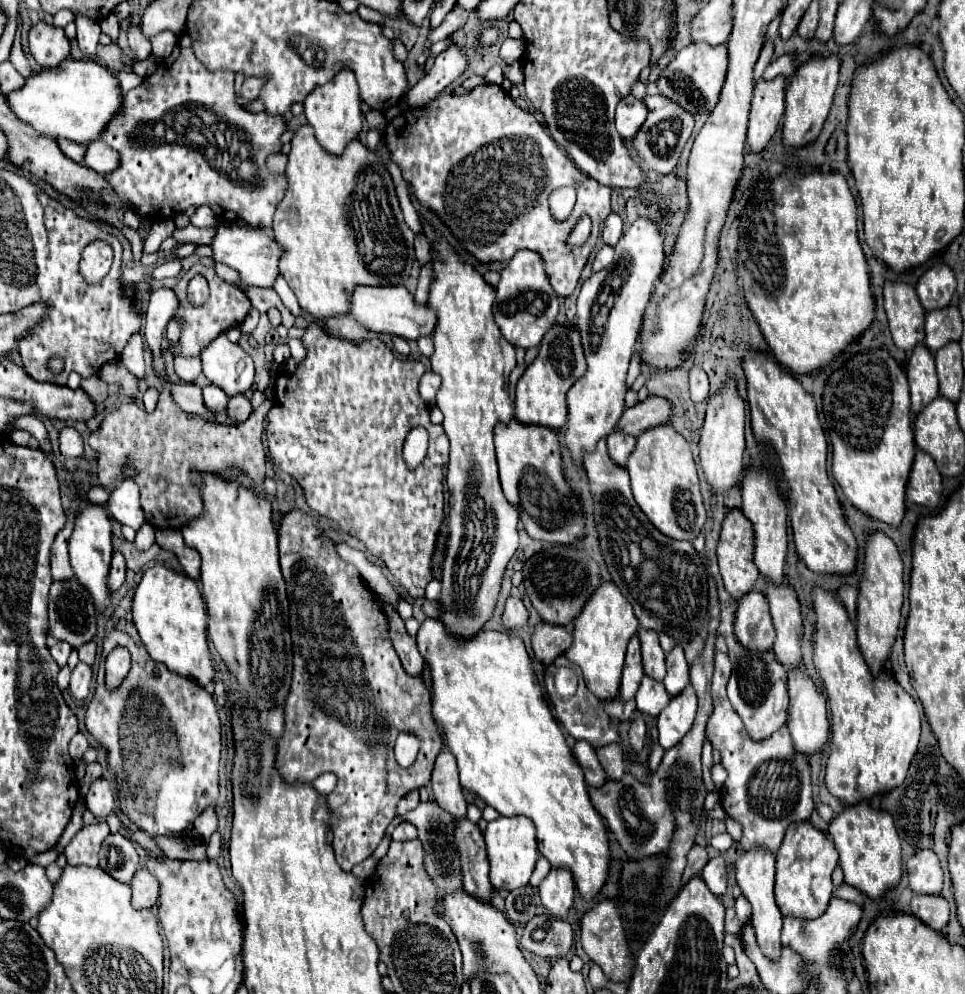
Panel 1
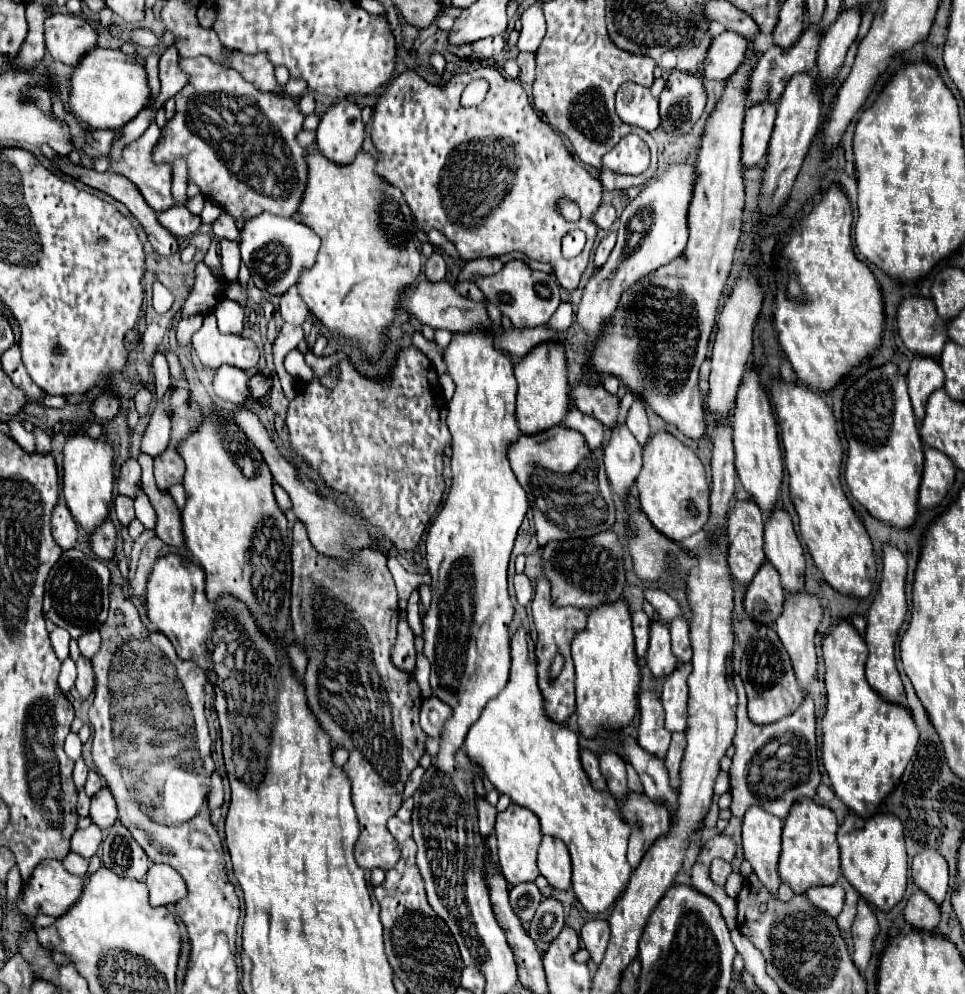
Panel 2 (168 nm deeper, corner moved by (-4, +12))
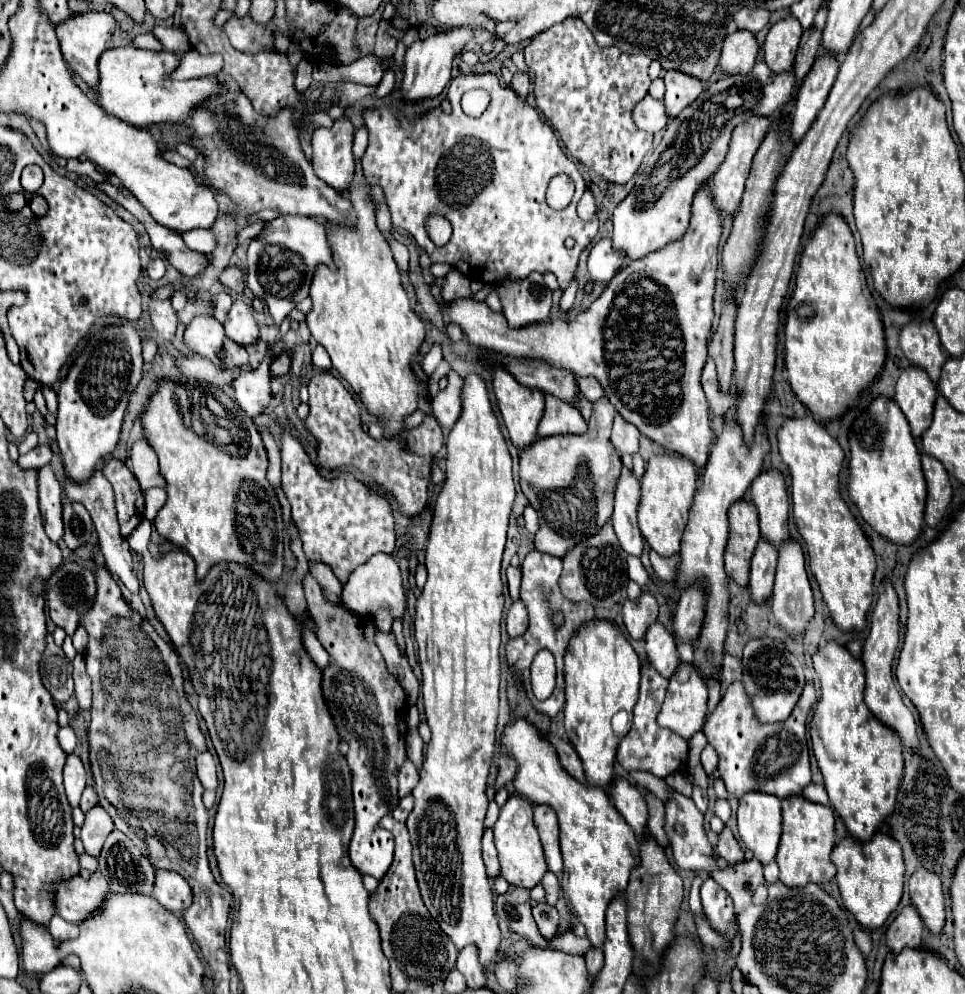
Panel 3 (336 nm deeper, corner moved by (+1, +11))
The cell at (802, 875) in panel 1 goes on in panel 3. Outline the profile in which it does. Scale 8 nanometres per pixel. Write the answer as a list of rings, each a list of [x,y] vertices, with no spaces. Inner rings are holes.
[[[789,795],[783,801],[783,835],[777,851],[779,881],[787,887],[805,887],[807,883],[829,883],[835,877],[831,851],[835,847],[835,813],[829,805],[813,803],[803,795]]]

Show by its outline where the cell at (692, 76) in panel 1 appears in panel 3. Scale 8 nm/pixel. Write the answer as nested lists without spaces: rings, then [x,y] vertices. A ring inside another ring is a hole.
[[[735,31],[733,35],[727,35],[721,51],[719,65],[727,75],[745,75],[753,69],[759,57],[759,43],[753,33],[749,31]]]

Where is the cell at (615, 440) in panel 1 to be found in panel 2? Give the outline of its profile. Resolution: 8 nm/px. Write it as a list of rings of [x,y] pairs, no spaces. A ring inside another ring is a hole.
[[[624,424],[612,428],[604,444],[604,464],[612,486],[624,500],[626,490],[634,484],[642,468],[642,446]]]

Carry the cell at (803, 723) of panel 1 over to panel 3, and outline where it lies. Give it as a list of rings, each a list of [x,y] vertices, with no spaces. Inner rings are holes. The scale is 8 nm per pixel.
[[[787,539],[779,547],[779,563],[777,563],[777,573],[775,573],[775,589],[773,589],[773,615],[779,621],[781,629],[787,631],[789,635],[799,635],[803,633],[805,625],[811,621],[815,607],[813,607],[813,593],[811,585],[807,579],[805,571],[805,557],[803,549],[795,539]]]

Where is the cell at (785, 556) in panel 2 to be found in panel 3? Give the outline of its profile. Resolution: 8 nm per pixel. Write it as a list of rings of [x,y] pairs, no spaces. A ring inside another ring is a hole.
[[[773,467],[761,471],[757,479],[753,479],[749,493],[759,511],[761,535],[779,547],[785,539],[789,539],[789,495],[781,471]]]

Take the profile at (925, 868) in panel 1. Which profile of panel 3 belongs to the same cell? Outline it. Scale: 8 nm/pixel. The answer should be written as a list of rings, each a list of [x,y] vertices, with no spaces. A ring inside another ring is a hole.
[[[919,869],[909,879],[911,903],[923,919],[929,933],[939,935],[945,925],[945,899],[941,879],[925,869]]]

